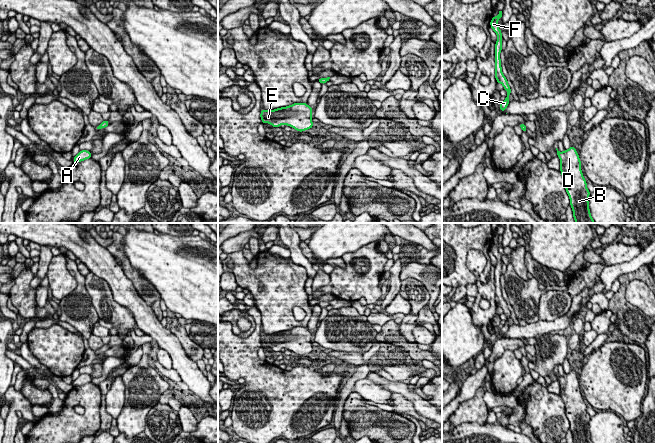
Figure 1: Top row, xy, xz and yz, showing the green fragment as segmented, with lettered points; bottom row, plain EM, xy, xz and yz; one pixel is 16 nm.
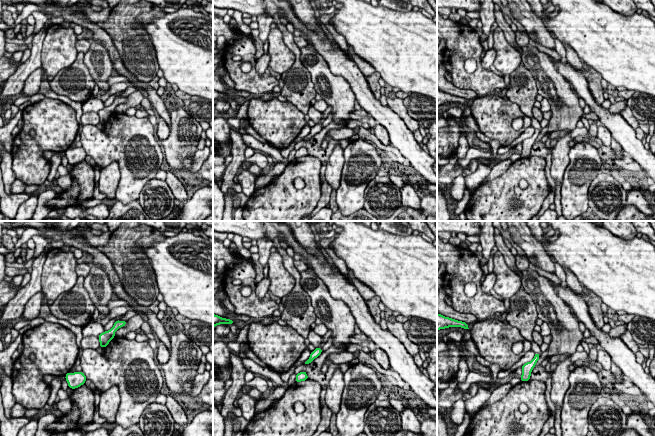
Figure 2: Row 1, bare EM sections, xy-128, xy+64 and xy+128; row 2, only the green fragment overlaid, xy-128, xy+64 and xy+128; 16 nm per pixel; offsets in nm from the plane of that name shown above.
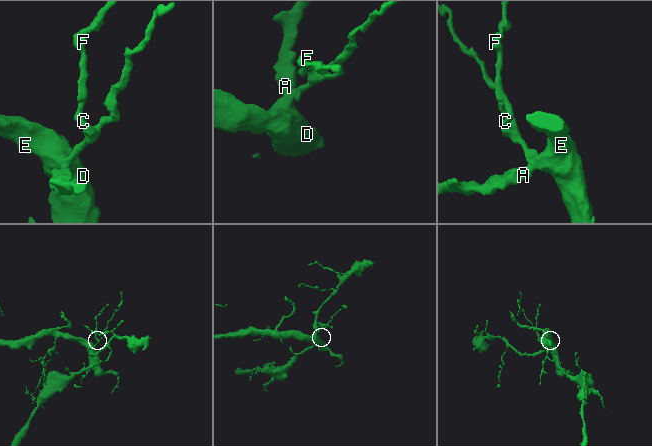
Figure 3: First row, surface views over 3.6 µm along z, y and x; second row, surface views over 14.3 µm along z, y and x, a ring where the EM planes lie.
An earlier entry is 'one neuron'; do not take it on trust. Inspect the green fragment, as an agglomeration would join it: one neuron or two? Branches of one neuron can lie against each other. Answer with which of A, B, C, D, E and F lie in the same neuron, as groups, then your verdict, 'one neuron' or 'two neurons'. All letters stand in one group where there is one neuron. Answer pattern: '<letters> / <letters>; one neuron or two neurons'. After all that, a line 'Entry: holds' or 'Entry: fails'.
A B C D E F; one neuron
Entry: holds

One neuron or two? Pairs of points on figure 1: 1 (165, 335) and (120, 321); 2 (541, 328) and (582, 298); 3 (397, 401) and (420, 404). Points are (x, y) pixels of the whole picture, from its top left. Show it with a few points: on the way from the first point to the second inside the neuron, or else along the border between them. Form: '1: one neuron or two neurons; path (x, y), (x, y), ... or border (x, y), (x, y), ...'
1: two neurons; border (123, 306), (132, 314), (137, 326)
2: one neuron; path (552, 326), (561, 323), (574, 309)
3: two neurons; border (393, 392), (402, 394), (410, 401)

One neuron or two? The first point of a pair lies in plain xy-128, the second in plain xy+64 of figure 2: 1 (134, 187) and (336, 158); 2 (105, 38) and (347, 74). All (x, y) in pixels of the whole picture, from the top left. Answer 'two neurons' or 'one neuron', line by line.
1: two neurons
2: one neuron

